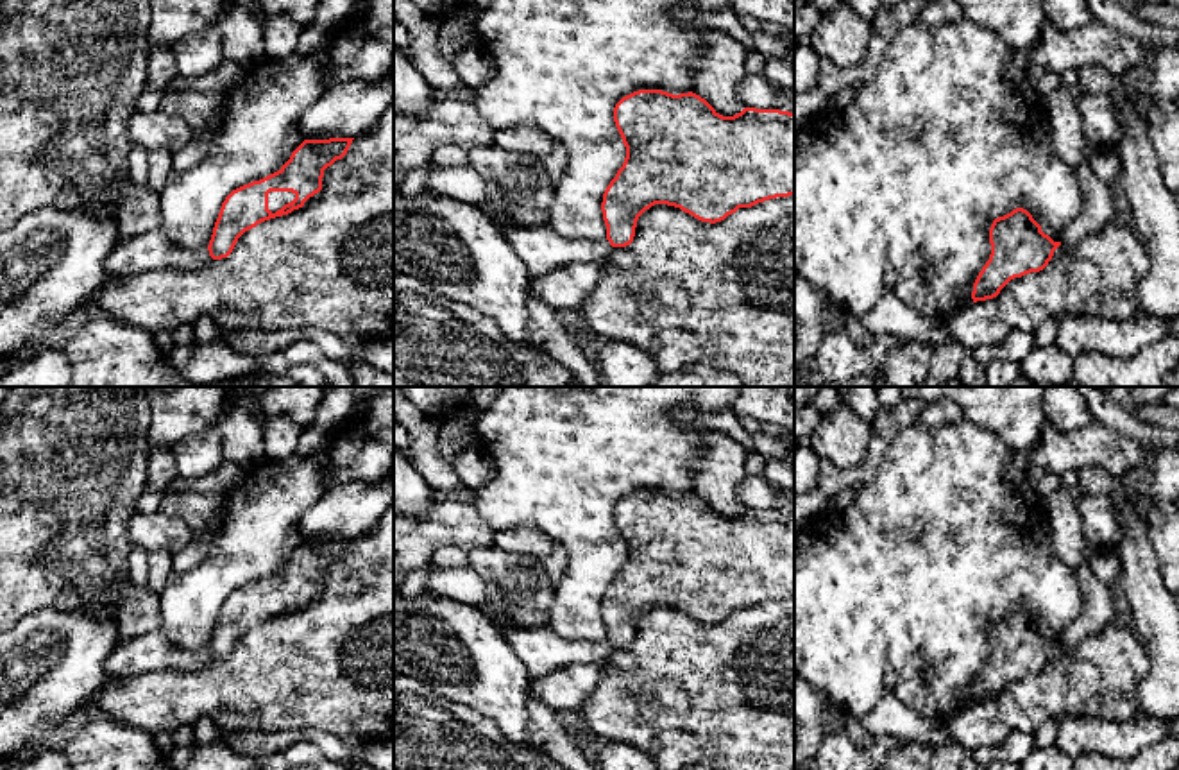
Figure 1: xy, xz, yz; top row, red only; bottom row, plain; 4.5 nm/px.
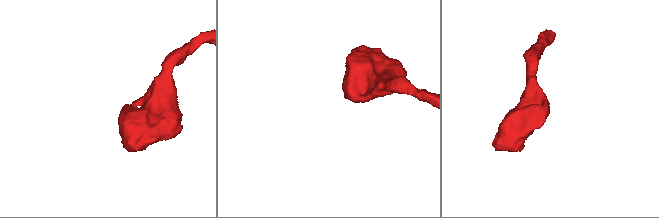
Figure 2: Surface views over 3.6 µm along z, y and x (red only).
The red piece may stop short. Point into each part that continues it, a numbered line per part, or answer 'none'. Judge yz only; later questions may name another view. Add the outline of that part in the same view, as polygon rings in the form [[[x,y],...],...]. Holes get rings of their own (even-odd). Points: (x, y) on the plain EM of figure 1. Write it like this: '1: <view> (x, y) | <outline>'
none

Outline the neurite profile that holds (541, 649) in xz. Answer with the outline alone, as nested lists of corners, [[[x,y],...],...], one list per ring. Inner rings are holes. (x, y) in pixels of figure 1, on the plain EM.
[[[508,623],[496,625],[501,629],[503,637],[515,648],[533,680],[569,663],[605,663],[612,652],[608,641],[571,643],[560,637],[549,625],[530,629],[512,627]]]

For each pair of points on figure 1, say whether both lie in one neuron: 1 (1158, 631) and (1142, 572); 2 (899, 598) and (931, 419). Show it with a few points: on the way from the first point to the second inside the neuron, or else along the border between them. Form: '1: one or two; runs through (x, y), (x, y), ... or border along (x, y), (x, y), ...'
1: one; runs through (1158, 616), (1144, 586)
2: two; border along (963, 418), (936, 427), (920, 423)

